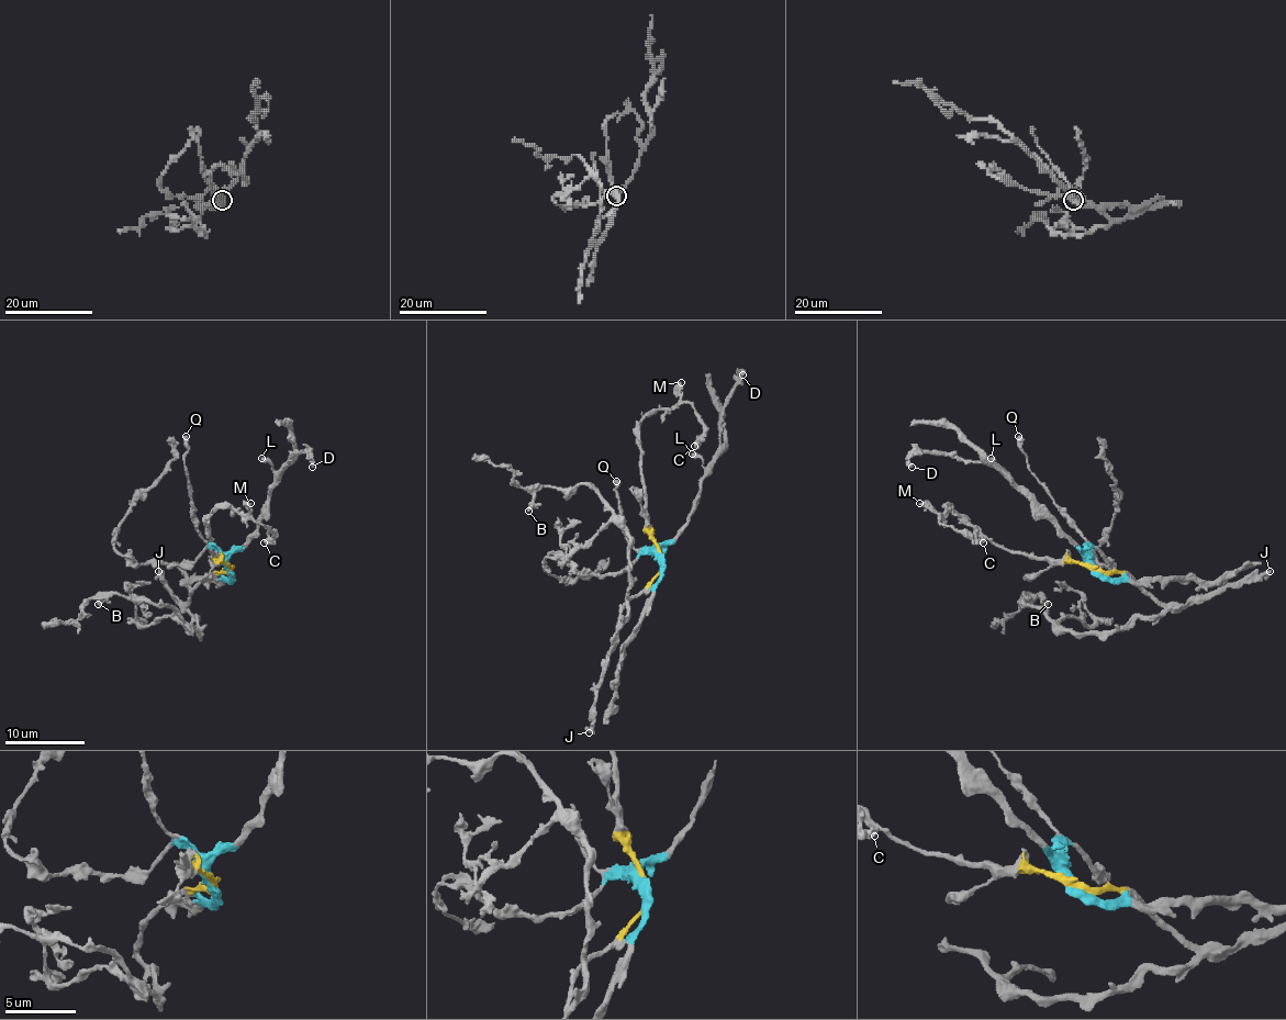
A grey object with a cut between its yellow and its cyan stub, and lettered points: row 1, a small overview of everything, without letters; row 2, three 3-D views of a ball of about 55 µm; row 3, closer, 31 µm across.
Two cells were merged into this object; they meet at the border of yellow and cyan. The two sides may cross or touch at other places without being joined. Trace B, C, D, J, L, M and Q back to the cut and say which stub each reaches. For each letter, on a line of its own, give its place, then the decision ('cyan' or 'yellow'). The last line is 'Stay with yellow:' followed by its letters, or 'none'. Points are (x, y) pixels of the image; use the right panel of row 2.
B: (1048, 604) | yellow
C: (983, 542) | yellow
D: (912, 467) | cyan
J: (1270, 571) | yellow
L: (991, 458) | cyan
M: (919, 503) | yellow
Q: (1018, 436) | cyan
Stay with yellow: B, C, J, M

